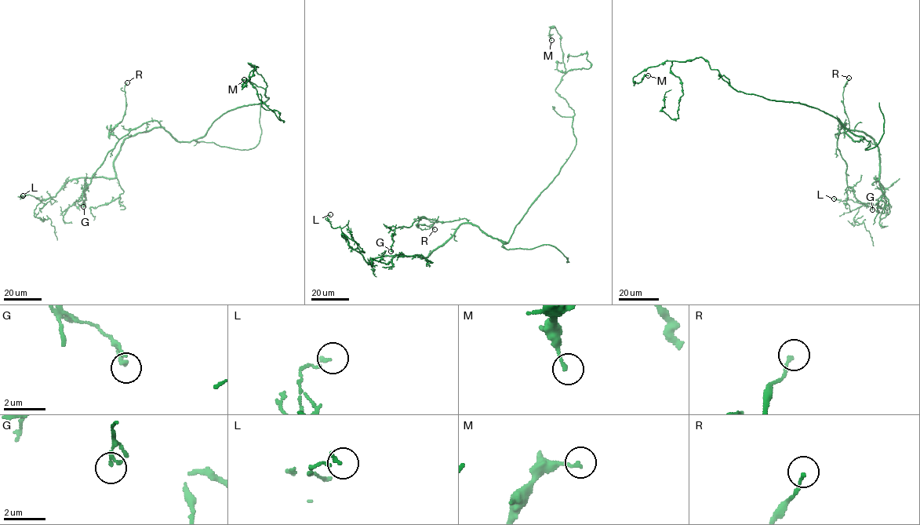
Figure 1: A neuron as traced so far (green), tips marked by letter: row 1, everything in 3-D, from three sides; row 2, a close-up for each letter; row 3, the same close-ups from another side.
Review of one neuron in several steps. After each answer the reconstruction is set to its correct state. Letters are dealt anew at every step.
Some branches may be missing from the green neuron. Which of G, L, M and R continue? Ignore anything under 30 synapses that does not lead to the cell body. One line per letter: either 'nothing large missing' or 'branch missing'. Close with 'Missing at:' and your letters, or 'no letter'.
G: nothing large missing
L: nothing large missing
M: nothing large missing
R: nothing large missing
Missing at: no letter

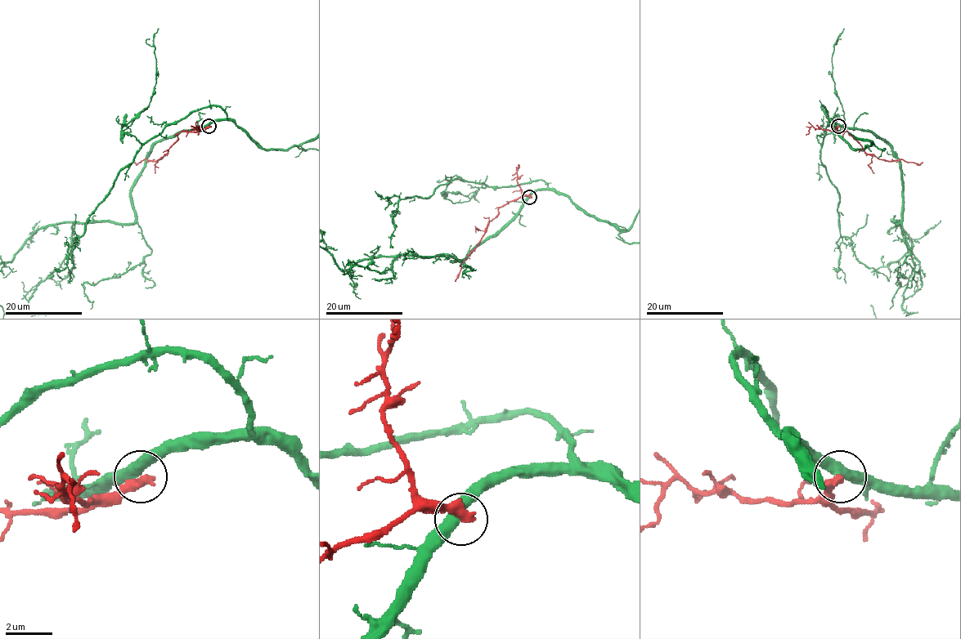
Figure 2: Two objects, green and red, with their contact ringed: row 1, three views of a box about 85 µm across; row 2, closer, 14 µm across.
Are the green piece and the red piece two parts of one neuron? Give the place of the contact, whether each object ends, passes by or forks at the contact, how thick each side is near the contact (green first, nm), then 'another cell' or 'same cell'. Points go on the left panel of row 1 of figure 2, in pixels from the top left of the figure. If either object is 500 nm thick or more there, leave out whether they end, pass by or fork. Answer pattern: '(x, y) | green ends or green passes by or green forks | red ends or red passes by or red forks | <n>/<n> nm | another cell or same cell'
(208, 126) | green passes by | red ends | 440/480 nm | another cell

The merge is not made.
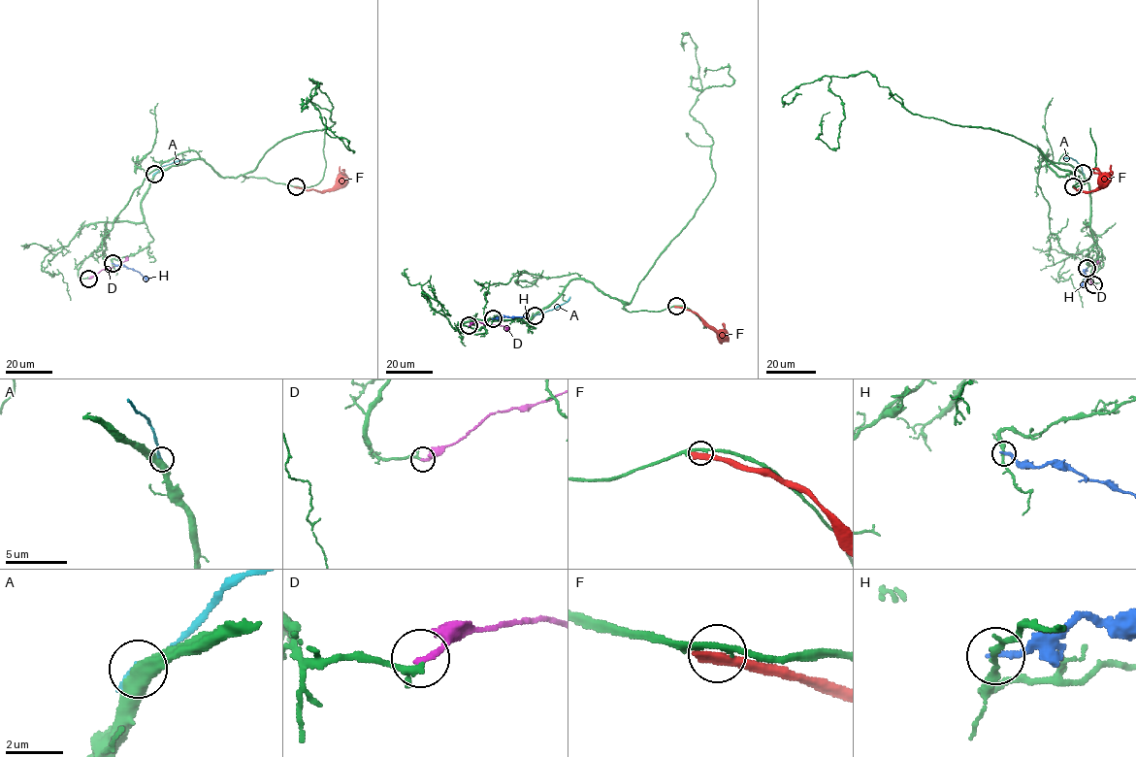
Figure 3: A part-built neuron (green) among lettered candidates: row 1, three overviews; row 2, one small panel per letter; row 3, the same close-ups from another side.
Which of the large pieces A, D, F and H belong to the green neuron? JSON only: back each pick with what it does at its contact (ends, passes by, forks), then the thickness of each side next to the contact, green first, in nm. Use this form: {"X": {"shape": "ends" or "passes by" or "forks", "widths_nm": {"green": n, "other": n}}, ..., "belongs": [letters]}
{"belongs": []}

